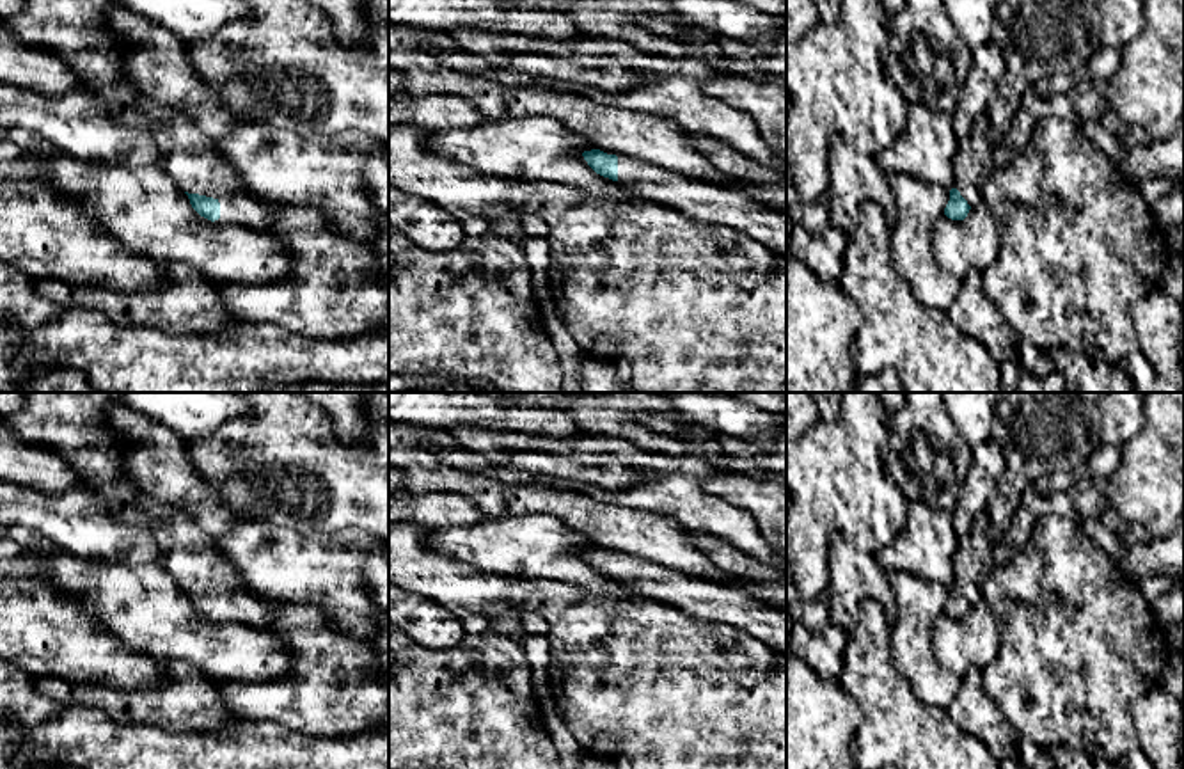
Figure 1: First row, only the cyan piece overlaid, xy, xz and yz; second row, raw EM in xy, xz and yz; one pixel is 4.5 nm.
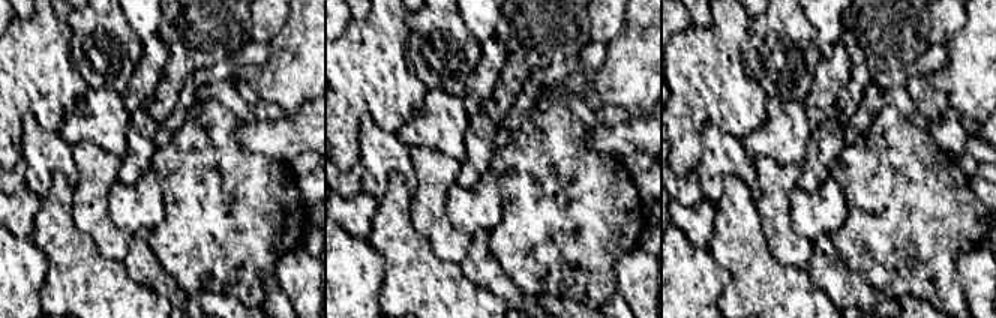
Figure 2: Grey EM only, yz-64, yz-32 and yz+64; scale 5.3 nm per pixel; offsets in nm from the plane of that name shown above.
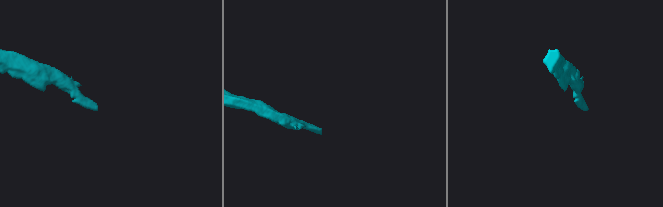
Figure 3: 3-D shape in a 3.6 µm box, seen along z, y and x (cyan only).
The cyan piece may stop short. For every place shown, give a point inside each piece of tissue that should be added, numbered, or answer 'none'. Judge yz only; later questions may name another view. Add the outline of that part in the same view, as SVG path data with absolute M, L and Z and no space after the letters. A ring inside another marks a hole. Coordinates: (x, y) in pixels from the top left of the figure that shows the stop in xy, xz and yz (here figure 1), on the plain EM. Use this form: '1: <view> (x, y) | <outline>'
1: yz (973, 562) | M982 524L959 536L959 547L953 556L955 586L971 606L983 600L982 588L994 568L992 543Z

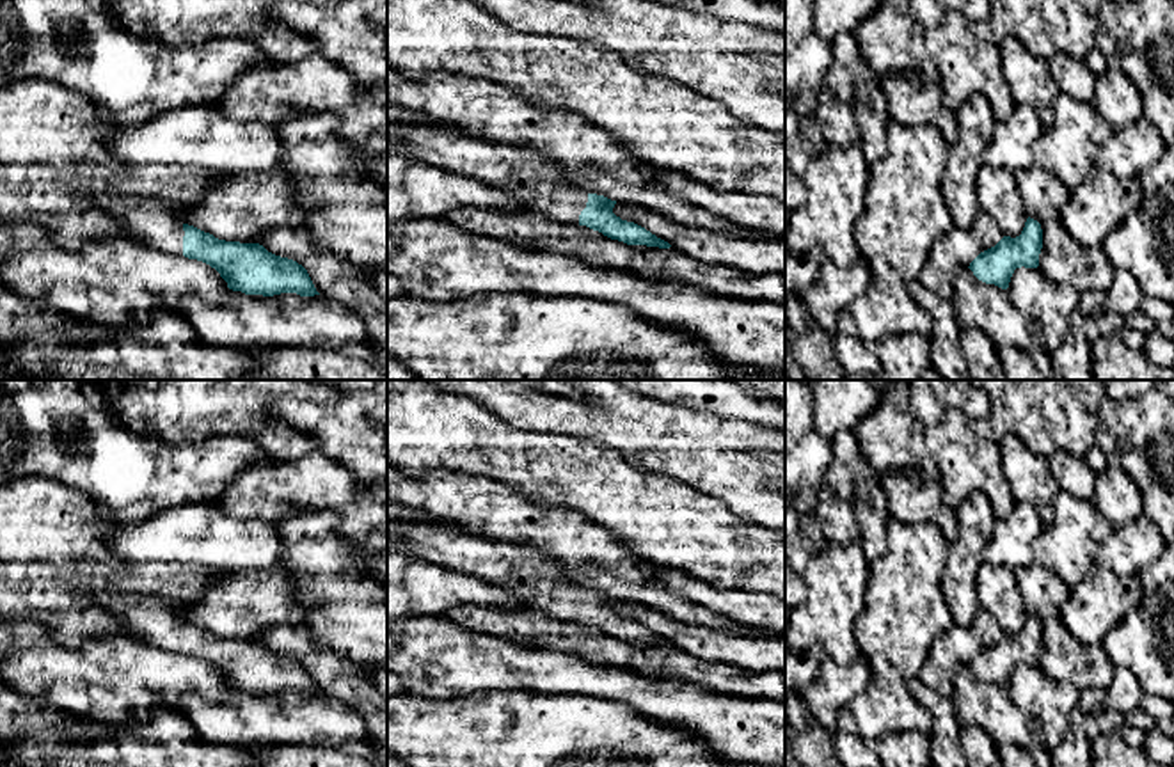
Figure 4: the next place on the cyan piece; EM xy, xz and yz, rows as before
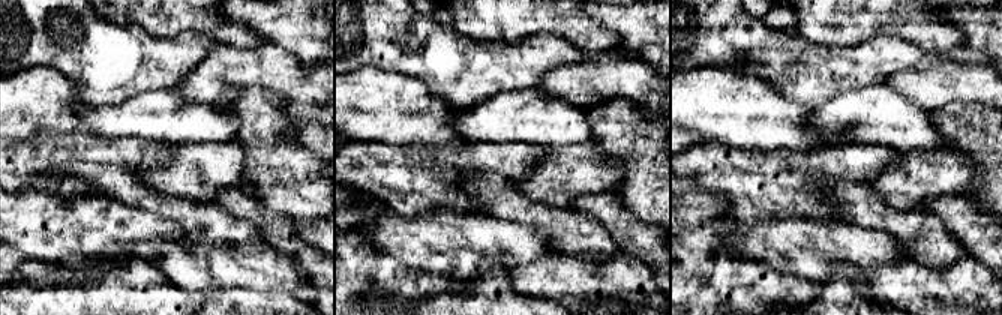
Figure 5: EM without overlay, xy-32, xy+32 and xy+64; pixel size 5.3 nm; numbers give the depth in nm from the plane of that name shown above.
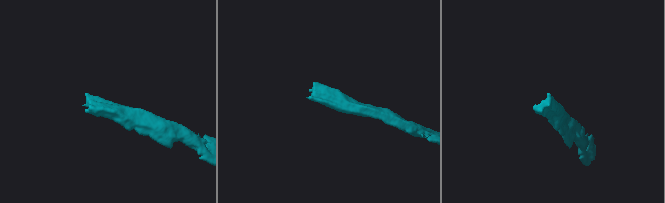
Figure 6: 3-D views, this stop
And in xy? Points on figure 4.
1: xy (155, 620) | M91 593L103 607L117 614L128 630L142 641L183 653L183 620L171 600L142 595Z

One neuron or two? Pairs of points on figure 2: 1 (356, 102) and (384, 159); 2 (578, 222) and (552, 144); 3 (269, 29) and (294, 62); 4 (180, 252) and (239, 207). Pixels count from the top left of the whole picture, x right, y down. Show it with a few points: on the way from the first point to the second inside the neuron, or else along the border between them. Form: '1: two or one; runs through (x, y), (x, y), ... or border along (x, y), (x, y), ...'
1: two; border along (395, 132), (365, 114), (359, 150)
2: one; runs through (563, 203), (560, 197), (560, 174), (555, 164)
3: two; border along (288, 15), (284, 27), (269, 44)
4: one; runs through (195, 243), (201, 243), (227, 222)

